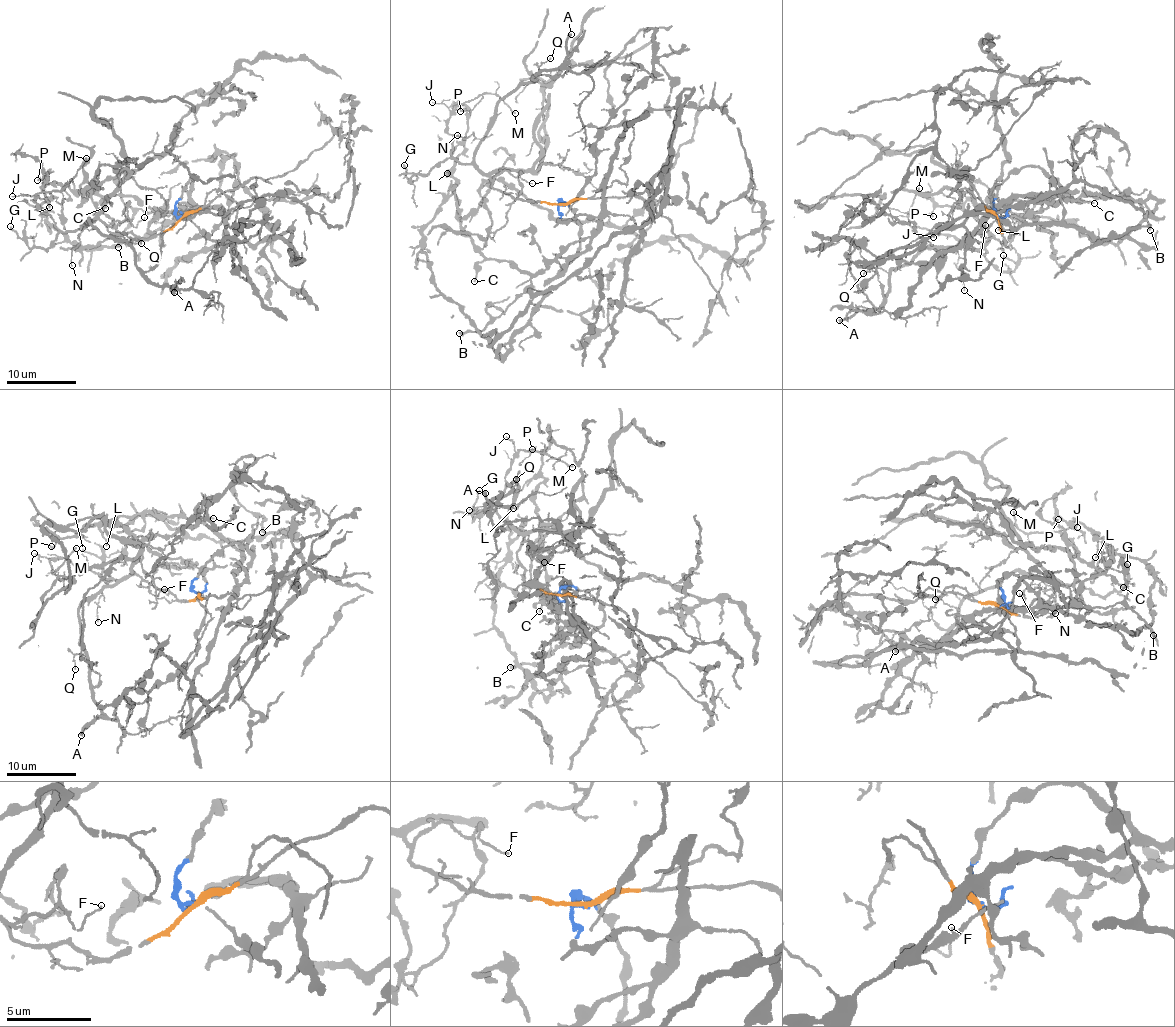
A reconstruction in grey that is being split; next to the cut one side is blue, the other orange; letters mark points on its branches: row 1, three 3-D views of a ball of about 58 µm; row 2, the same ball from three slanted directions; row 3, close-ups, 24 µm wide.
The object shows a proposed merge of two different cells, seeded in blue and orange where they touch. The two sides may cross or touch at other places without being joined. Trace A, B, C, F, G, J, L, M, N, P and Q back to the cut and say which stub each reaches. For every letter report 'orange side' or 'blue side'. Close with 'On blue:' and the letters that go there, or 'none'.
A: orange side
B: blue side
C: blue side
F: orange side
G: orange side
J: orange side
L: blue side
M: orange side
N: orange side
P: blue side
Q: orange side
On blue: B, C, L, P

